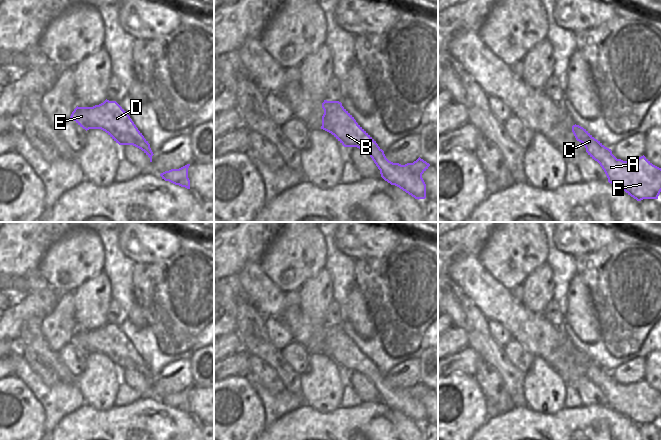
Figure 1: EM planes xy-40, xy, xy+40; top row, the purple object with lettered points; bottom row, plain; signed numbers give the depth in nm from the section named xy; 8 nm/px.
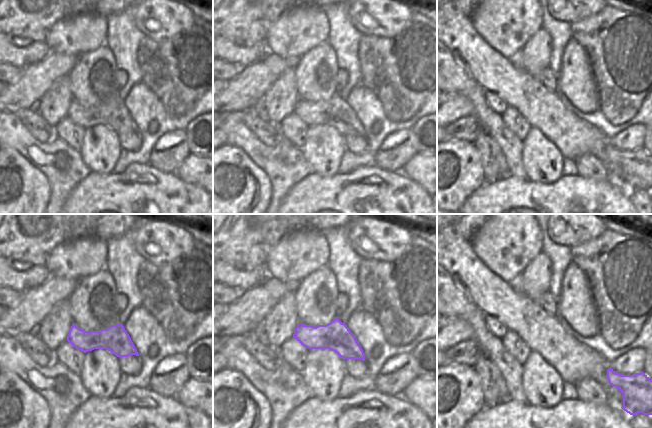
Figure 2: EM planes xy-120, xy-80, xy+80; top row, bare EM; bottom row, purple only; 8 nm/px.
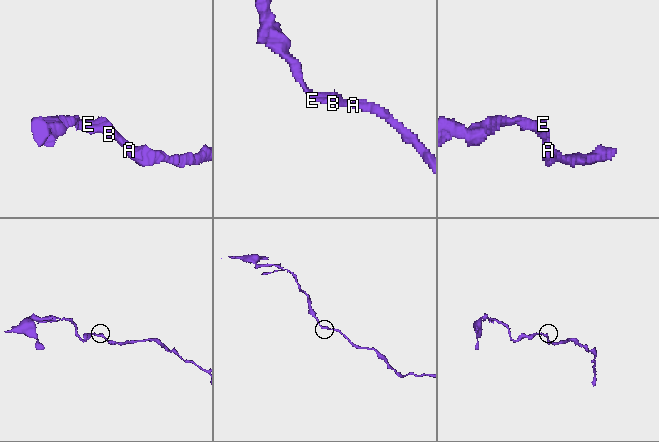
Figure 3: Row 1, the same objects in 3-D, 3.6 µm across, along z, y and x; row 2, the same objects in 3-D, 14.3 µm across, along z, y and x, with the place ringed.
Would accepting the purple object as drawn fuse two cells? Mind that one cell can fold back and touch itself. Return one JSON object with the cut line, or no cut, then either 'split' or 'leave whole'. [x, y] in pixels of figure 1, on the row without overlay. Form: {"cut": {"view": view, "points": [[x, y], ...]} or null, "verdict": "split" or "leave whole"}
{"cut": null, "verdict": "leave whole"}

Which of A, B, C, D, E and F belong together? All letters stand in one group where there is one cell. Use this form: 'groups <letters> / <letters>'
groups A B C D E F

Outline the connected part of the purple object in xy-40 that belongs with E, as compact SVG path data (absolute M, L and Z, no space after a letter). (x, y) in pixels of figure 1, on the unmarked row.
M105 324L93 331L76 331L70 343L73 343L86 355L101 353L119 369L133 369L141 373L152 386L154 379L150 368L138 354L128 337L116 326Z

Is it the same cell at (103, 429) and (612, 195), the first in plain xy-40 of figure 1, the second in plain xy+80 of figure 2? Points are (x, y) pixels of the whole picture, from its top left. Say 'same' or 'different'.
same

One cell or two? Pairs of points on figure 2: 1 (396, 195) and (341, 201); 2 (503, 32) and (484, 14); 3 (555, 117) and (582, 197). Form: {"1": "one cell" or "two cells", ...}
{"1": "one cell", "2": "one cell", "3": "two cells"}

